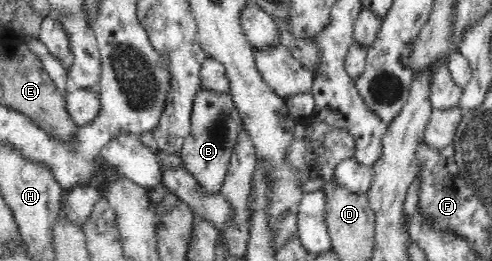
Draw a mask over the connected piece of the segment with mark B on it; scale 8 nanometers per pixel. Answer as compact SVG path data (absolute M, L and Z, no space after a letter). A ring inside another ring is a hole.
M204 88L198 90L191 114L191 131L184 141L180 155L184 168L198 181L206 193L221 192L230 157L242 129L244 129L243 118L229 93L219 94Z

